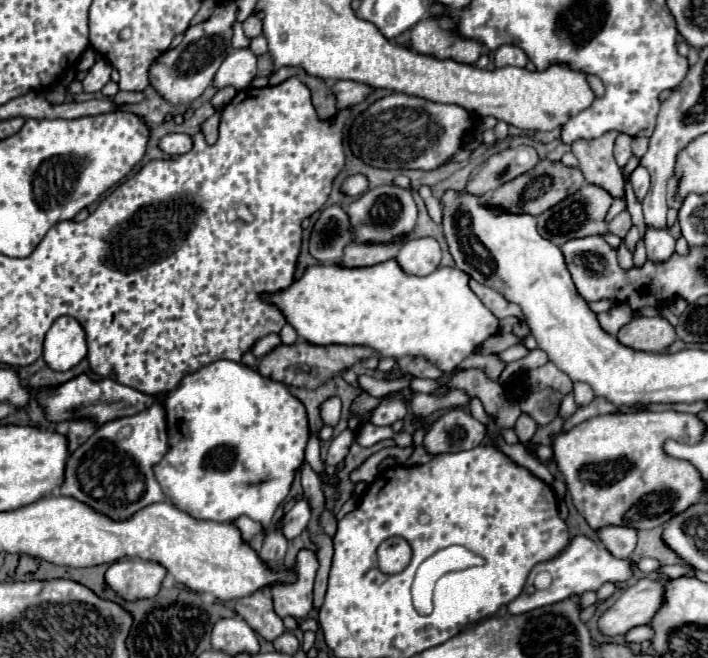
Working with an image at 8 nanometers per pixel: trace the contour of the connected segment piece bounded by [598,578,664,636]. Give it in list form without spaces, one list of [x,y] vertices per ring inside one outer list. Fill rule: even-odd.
[[[642,578],[628,586],[622,596],[598,618],[598,628],[606,636],[626,634],[630,628],[650,622],[662,604],[662,580]]]

